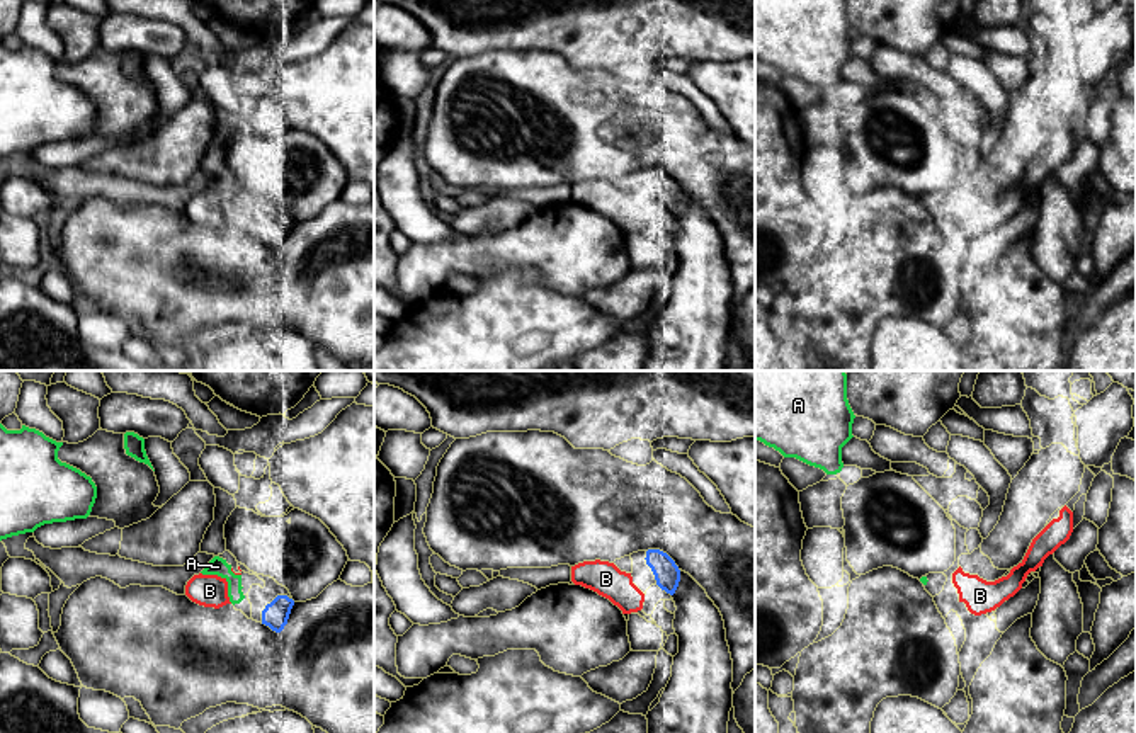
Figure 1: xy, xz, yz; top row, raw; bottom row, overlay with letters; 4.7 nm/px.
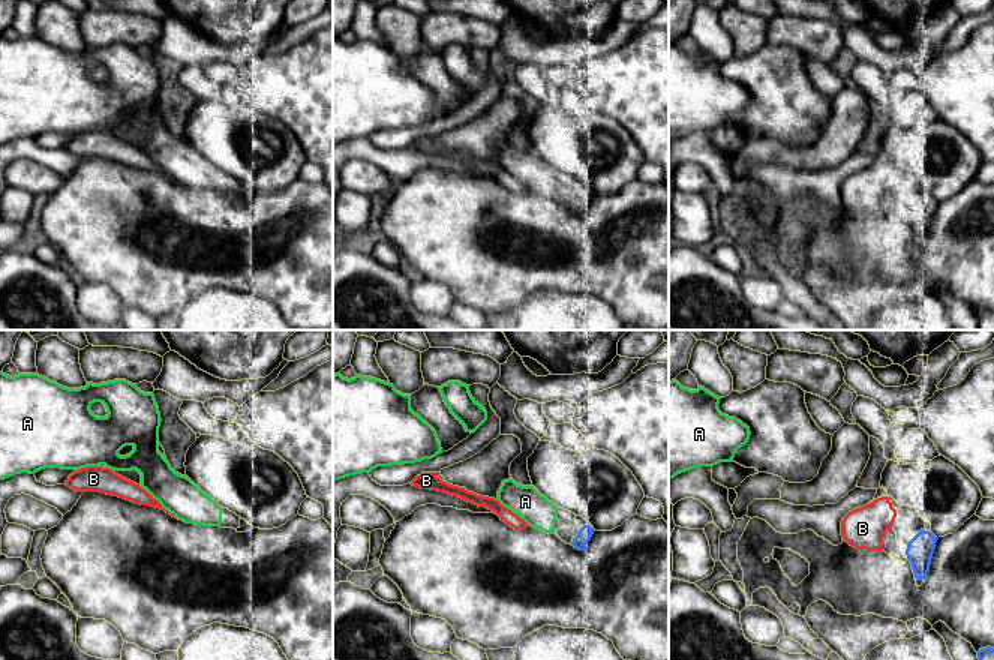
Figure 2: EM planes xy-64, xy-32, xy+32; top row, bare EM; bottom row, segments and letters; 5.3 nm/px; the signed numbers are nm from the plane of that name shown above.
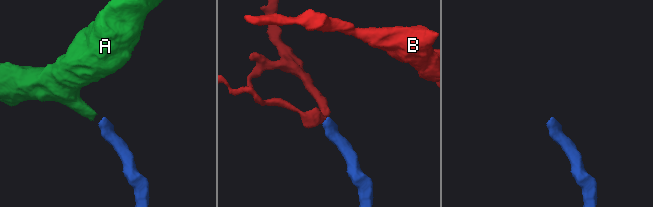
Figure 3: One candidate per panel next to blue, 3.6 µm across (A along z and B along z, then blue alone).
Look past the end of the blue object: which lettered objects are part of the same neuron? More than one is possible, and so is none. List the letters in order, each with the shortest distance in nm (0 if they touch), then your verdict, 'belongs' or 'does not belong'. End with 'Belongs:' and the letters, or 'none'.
A: gap 110 nm; belongs
B: gap 80 nm; does not belong
Belongs: A

